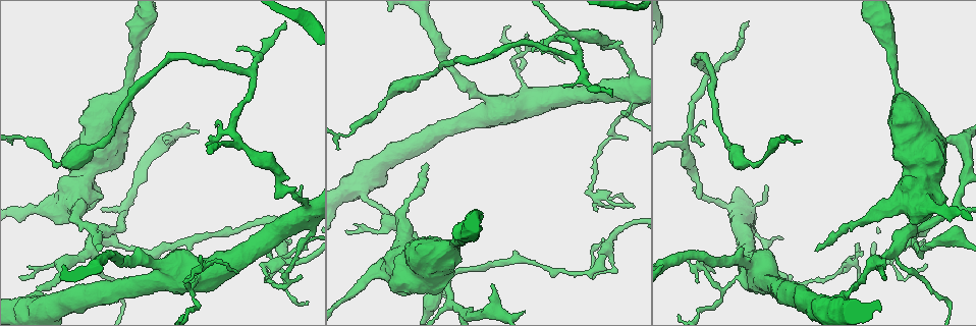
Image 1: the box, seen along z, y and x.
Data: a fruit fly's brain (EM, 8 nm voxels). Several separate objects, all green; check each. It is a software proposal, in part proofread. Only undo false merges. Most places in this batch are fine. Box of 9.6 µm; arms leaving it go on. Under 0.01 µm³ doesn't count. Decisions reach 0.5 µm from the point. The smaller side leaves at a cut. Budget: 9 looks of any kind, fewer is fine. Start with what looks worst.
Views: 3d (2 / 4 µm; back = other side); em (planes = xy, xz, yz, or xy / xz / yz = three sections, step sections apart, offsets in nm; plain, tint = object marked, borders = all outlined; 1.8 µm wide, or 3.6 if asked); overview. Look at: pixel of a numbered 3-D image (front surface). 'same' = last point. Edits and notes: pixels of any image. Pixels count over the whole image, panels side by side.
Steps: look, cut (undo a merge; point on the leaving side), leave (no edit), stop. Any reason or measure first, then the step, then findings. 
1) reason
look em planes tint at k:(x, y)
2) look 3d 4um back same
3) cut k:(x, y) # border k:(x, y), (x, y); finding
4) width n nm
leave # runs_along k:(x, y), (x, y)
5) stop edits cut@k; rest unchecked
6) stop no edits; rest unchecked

looks like a crossing
look 3d 4um at 1:(240, 144)

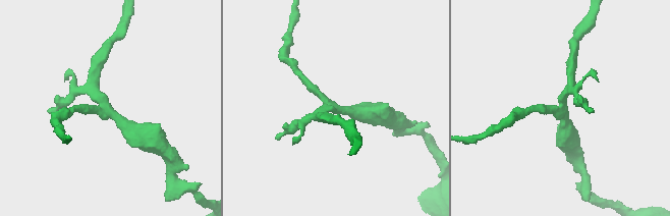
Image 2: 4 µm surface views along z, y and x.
arms 4; shape alone is not enough
look em planes borders at 2:(107, 111)

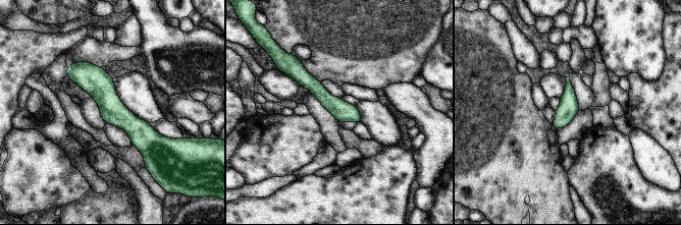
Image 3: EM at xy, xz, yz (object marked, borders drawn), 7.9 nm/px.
leave # all the same neuron

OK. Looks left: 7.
sharp bend
look 3d 4um at 1:(838, 298)

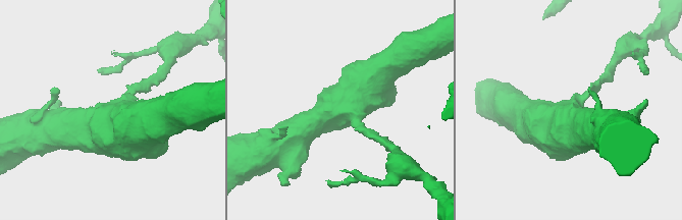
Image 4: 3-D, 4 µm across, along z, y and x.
now the EM
look em planes tint at 4:(356, 112)

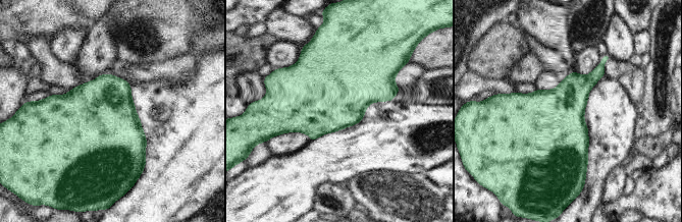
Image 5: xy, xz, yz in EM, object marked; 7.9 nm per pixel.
leave # all the same neuron

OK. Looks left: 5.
thick turns thin
look em 3.6um yz step 8 tint at 1:(633, 84)

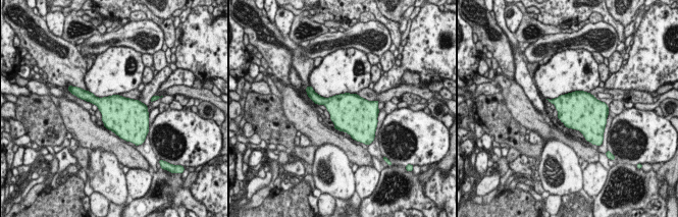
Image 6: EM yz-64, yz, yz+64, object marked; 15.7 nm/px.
another direction
look em 3.6um planes tint same

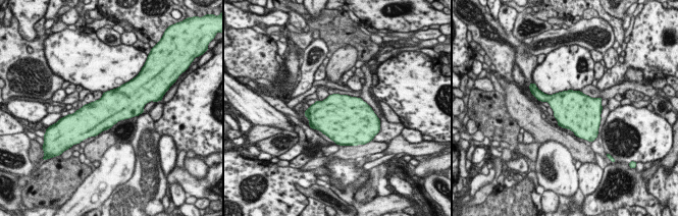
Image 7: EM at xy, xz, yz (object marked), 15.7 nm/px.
leave # all the same neuron

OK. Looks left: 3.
three arms meet
look 3d 4um back at 1:(451, 300)

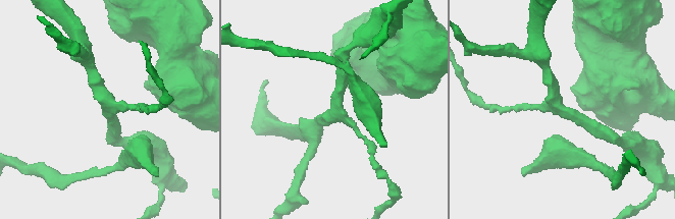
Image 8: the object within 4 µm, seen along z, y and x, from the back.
arms 3
look em planes tint at 8:(105, 108)

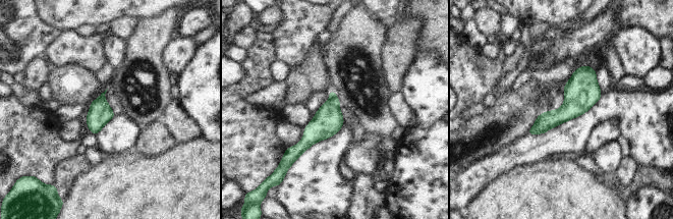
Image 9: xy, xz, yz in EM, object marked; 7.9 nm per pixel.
width 190 nm
leave # continuous, no second neuron

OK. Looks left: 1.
stop no edits; rest unchecked

